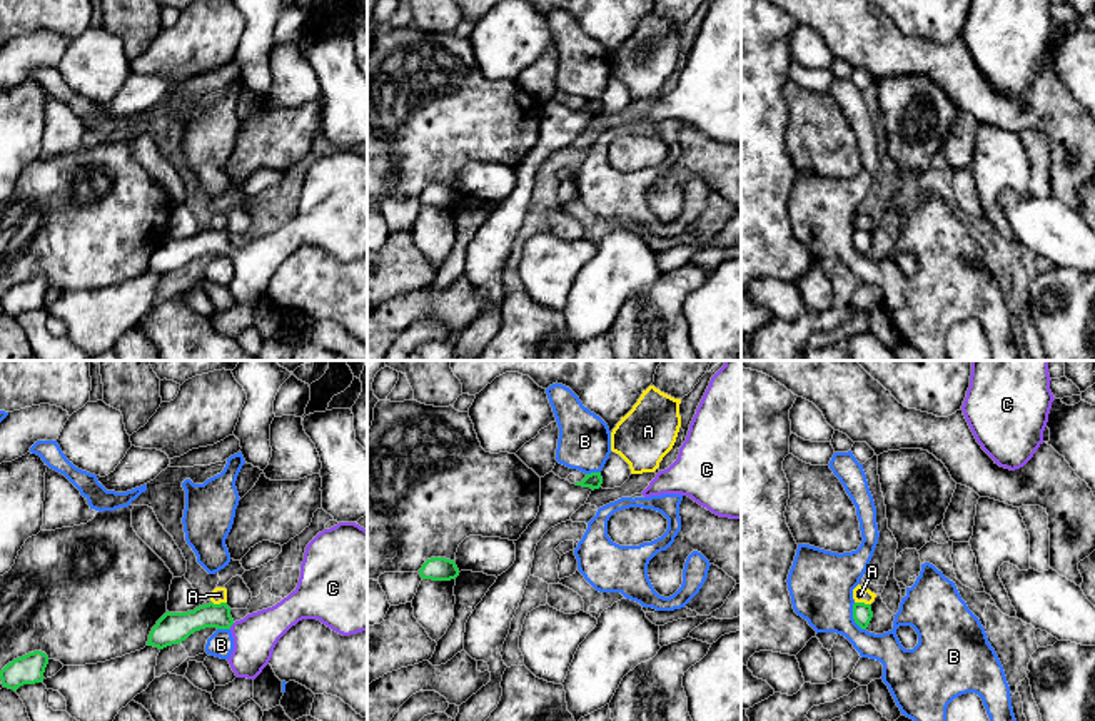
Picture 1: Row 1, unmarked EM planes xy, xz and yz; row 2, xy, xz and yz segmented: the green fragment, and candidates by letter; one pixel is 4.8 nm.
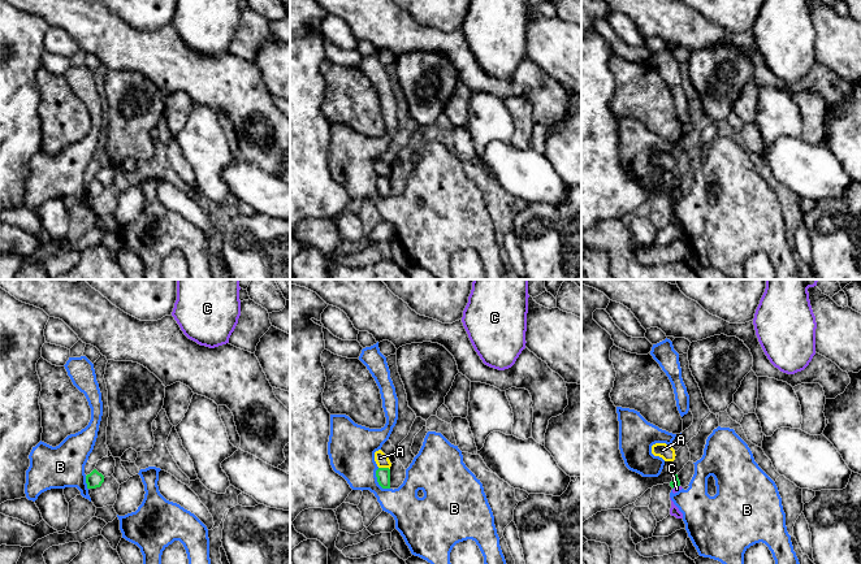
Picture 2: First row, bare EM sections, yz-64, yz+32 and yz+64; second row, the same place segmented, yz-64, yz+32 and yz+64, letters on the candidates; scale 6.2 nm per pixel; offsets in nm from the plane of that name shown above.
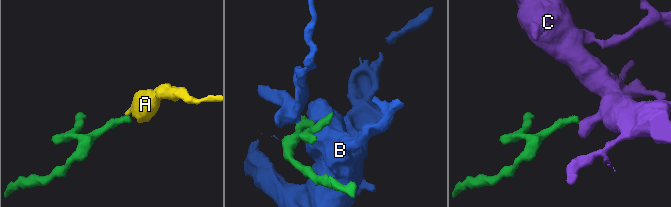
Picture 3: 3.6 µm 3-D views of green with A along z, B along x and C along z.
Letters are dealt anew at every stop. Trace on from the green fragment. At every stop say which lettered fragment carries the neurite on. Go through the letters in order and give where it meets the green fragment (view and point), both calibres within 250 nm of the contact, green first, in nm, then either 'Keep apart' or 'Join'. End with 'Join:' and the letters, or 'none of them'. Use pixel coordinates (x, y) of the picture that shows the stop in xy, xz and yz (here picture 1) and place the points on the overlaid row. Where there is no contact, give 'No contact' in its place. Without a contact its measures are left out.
A: Touches green at xy (221, 603). Thickness 140 nm (green) against 80 nm. Keep apart
B: Touches green at yz (853, 618). Thickness 100 nm (green) against 320 nm. Keep apart
C: Touches green at xy (231, 625). Thickness 140 nm (green) against 200 nm. Join
Join: C

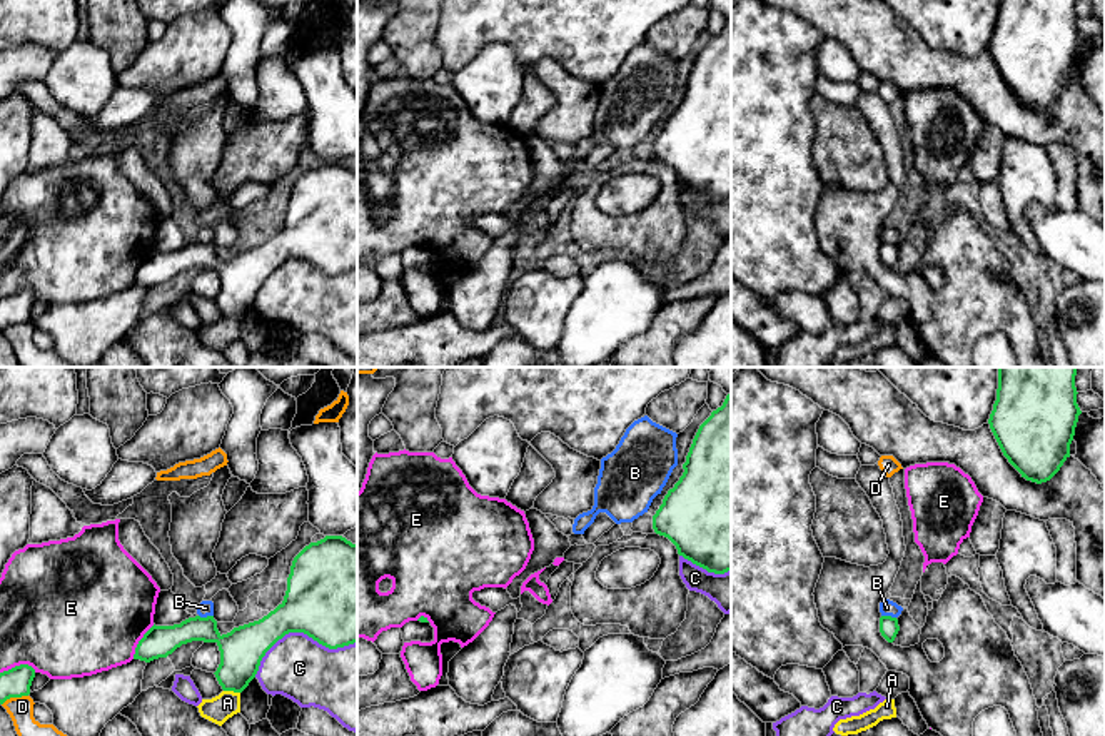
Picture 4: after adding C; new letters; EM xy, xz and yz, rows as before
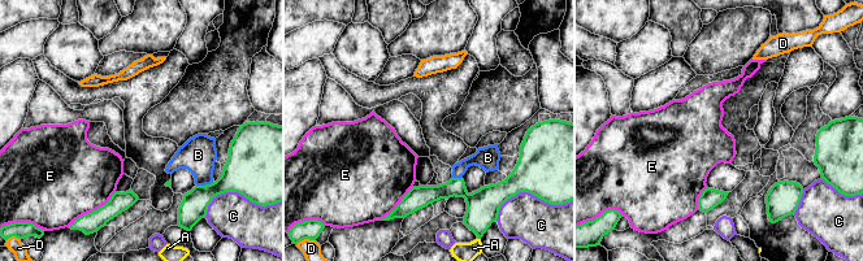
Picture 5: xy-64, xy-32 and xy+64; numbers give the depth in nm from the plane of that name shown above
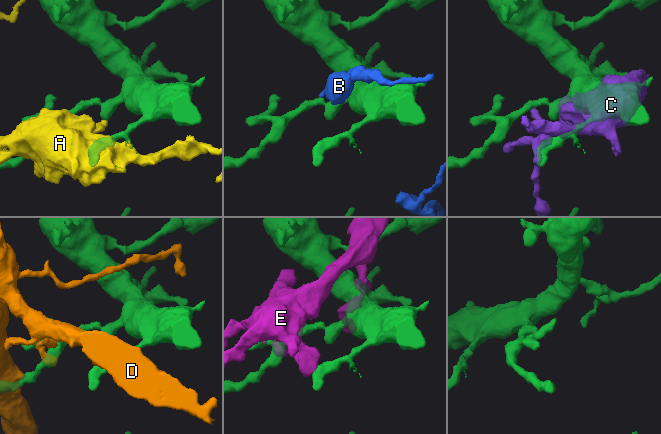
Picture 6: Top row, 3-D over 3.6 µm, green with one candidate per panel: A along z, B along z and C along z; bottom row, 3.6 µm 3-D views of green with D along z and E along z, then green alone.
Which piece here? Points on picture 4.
A: Touches green at xy (232, 690). Thickness 200 nm (green) against 130 nm. Keep apart
B: Touches green at xy (207, 616). Thickness 200 nm (green) against 80 nm. Keep apart
C: Touches green at xy (299, 631). Thickness 480 nm (green) against 300 nm. Keep apart
D: Touches green at xy (14, 696). Thickness 140 nm (green) against 120 nm. Keep apart
E: Touches green at xy (17, 666). Thickness 140 nm (green) against 440 nm. Keep apart
Join: none of them

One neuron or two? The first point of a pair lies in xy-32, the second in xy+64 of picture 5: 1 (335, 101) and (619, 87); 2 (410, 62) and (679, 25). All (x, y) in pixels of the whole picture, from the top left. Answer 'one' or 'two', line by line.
1: one
2: two

